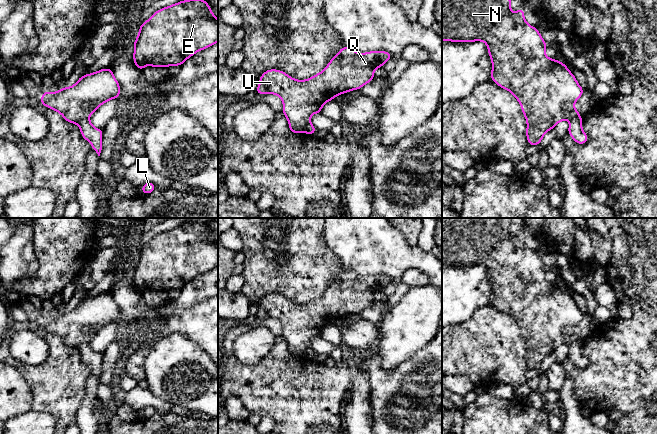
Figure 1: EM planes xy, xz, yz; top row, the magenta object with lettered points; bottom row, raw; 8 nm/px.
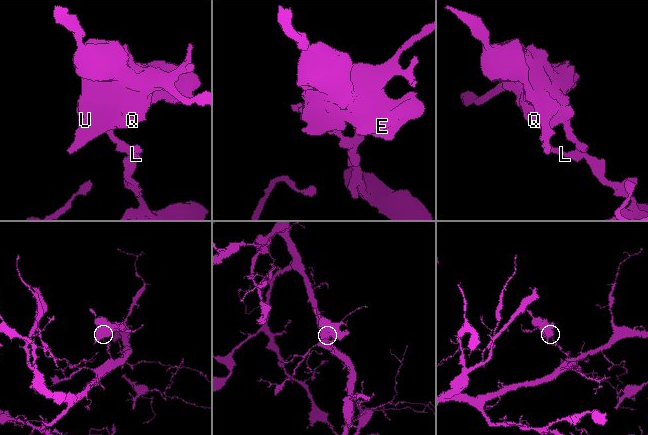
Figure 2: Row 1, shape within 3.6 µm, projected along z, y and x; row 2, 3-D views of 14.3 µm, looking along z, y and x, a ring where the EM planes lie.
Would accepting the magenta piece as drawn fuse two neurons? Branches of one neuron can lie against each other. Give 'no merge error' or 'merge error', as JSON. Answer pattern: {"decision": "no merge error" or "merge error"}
{"decision": "merge error"}

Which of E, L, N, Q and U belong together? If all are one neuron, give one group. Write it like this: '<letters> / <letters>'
E N Q U / L

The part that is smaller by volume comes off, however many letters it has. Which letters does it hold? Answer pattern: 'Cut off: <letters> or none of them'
Cut off: E, N, Q, U

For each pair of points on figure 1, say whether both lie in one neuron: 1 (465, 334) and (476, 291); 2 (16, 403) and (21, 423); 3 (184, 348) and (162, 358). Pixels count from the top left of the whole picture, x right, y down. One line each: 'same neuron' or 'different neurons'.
1: different neurons
2: different neurons
3: same neuron

